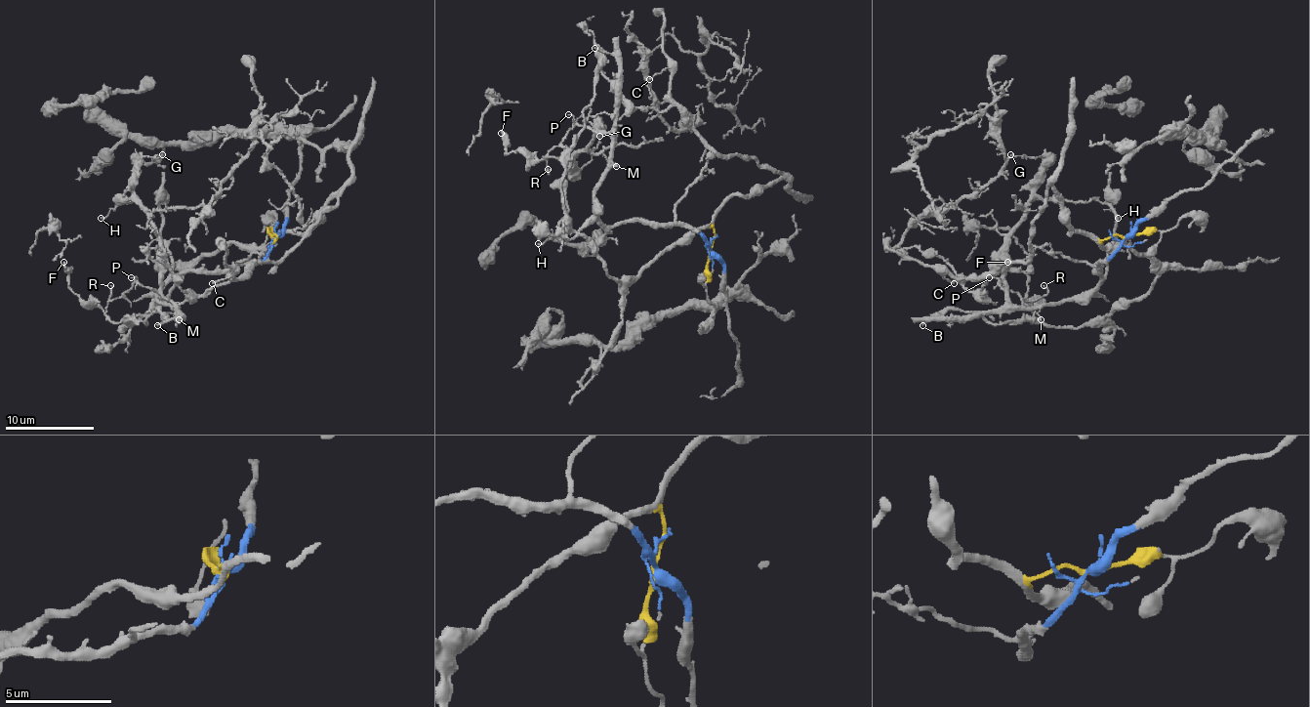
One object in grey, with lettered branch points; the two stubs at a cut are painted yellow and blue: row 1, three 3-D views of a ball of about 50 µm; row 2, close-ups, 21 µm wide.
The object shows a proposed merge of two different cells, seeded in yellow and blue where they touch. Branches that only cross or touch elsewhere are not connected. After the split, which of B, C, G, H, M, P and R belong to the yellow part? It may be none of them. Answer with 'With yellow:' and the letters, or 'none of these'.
With yellow: C

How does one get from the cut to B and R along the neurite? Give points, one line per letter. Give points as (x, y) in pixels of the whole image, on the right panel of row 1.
B: (1126, 236), (1120, 248), (1095, 270), (1099, 281), (1092, 288), (1039, 309), (961, 317), (929, 317), (922, 326)
R: (1126, 236), (1095, 270), (1092, 288), (1039, 309), (1014, 306), (999, 286), (1028, 299), (1045, 295), (1043, 286)

